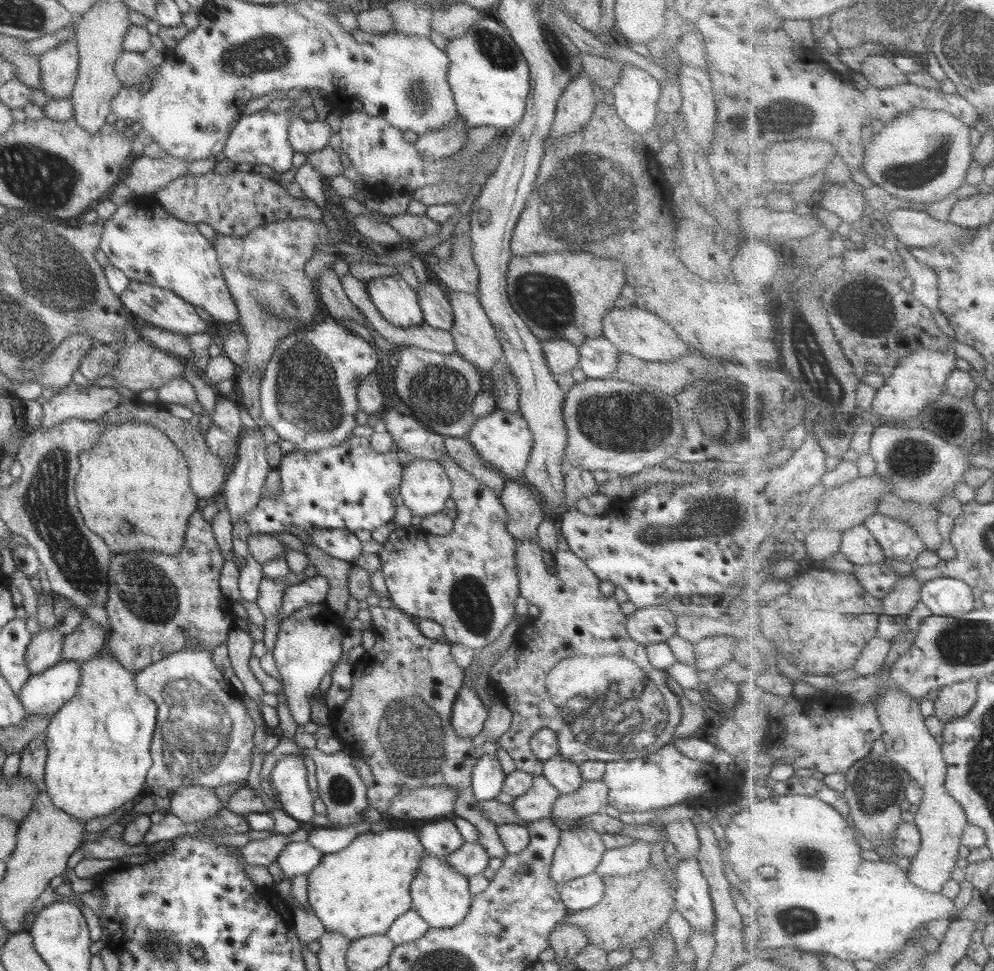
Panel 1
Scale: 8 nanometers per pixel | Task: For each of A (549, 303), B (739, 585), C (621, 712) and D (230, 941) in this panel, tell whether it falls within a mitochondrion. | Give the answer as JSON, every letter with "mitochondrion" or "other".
{"A":"mitochondrion","B":"other","C":"mitochondrion","D":"other"}

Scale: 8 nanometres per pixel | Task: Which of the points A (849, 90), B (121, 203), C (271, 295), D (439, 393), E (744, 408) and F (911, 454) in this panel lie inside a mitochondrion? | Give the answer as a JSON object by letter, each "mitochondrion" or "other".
{"A":"other","B":"other","C":"mitochondrion","D":"mitochondrion","E":"mitochondrion","F":"mitochondrion"}

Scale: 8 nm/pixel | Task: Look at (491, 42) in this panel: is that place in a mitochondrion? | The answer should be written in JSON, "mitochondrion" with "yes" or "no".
{"mitochondrion":"yes"}

